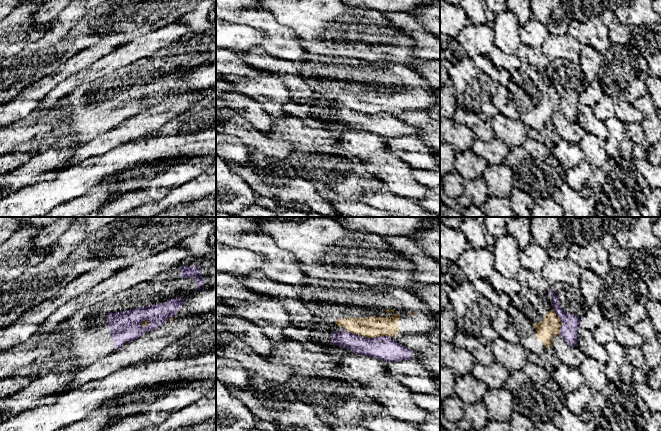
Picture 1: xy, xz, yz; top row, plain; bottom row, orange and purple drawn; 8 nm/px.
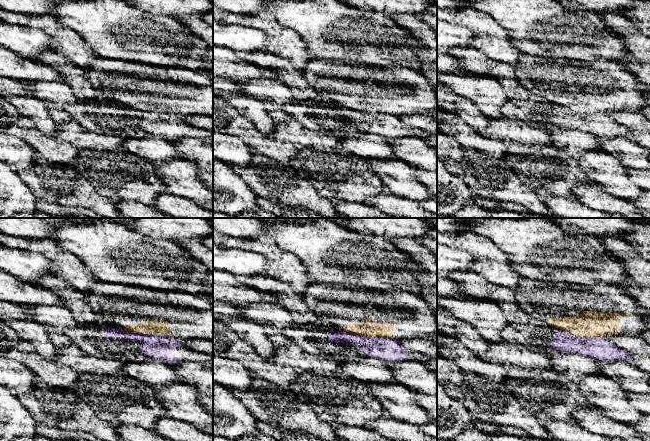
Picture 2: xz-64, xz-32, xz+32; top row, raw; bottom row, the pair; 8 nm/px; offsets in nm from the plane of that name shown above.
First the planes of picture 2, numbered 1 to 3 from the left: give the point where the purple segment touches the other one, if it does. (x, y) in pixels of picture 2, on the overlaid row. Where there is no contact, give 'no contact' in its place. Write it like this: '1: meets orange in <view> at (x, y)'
1: meets orange in xz-64 at (147, 334)
2: meets orange in xz-32 at (369, 336)
3: meets orange in xz+32 at (586, 337)

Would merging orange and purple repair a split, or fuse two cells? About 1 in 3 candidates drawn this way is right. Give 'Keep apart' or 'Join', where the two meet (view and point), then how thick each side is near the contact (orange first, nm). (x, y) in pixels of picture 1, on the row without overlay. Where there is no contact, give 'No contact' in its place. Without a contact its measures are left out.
Keep apart. Touches orange at xz (369, 113). Thickness 170 nm (orange) against 200 nm

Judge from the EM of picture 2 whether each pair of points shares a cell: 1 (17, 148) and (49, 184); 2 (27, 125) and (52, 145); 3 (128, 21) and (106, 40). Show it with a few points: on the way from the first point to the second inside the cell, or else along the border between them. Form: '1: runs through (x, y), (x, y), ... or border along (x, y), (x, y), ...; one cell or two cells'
1: border along (36, 161), (34, 169); two cells
2: runs through (29, 132), (45, 145); one cell
3: runs through (121, 21), (108, 33); one cell

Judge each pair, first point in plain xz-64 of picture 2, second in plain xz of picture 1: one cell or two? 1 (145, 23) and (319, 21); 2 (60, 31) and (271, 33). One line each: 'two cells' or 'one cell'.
1: one cell
2: one cell

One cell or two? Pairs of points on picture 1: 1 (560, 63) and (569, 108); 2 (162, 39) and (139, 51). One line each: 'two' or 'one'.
1: one
2: one

